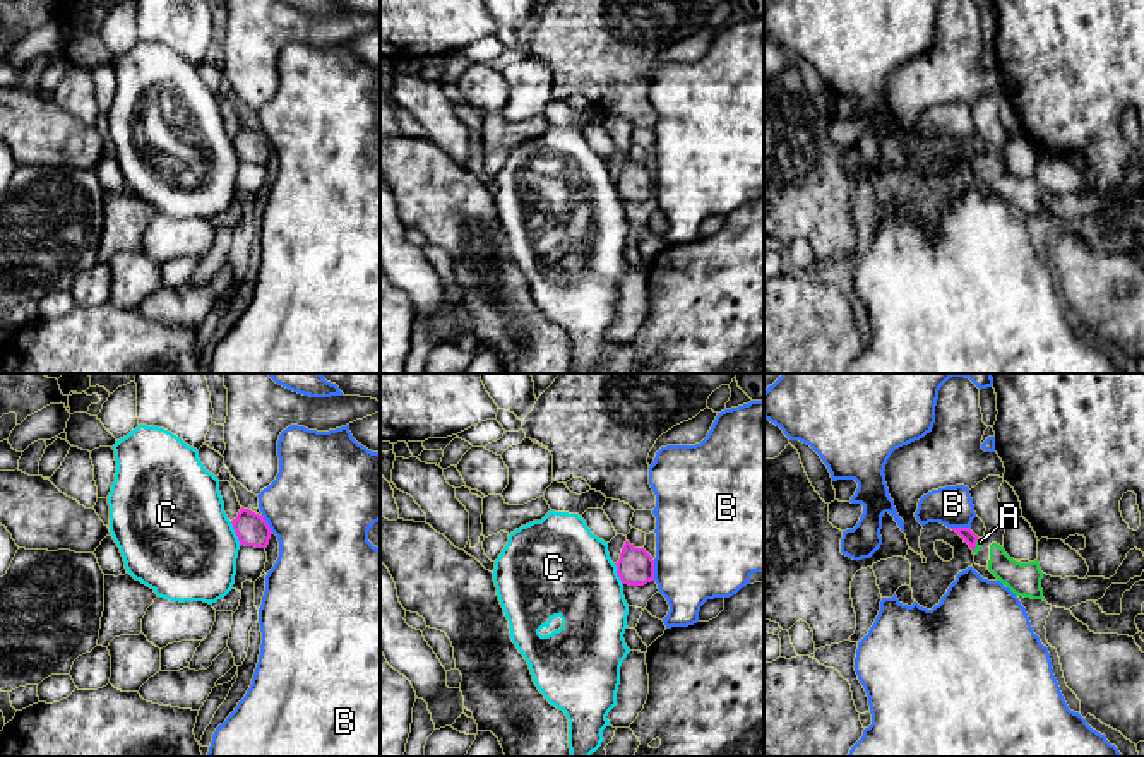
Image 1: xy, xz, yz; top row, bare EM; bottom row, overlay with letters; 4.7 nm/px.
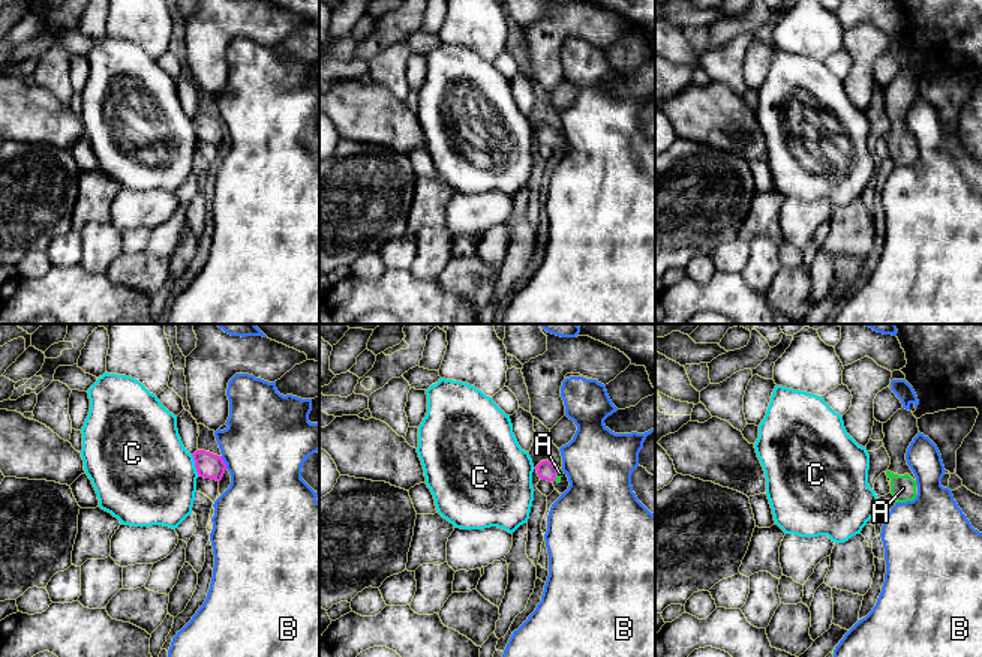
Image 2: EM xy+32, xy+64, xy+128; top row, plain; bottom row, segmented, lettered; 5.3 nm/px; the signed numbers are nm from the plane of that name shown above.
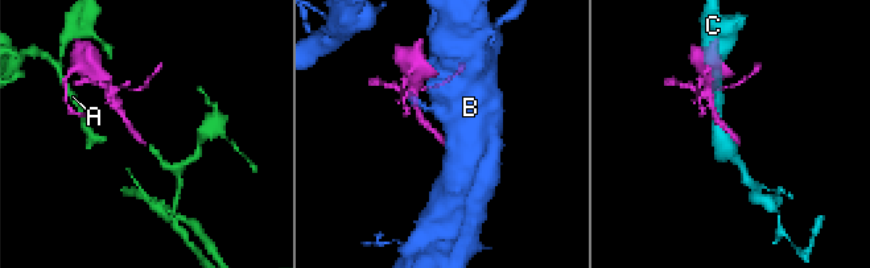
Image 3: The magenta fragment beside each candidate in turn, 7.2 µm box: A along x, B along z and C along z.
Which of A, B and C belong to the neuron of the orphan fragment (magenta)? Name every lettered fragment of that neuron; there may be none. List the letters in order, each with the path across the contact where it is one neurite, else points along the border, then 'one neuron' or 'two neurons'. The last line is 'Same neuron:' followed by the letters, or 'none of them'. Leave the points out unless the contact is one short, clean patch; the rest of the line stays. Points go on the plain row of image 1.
A: across yz (965, 149), (975, 161), (980, 158) | one neuron
B: two neurons
C: two neurons
Same neuron: A

